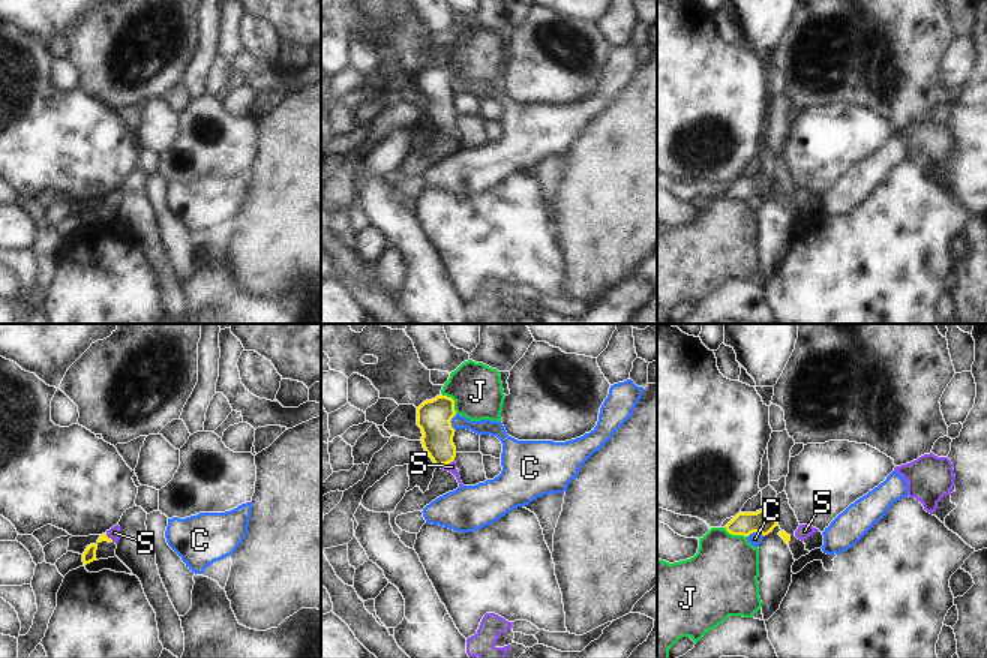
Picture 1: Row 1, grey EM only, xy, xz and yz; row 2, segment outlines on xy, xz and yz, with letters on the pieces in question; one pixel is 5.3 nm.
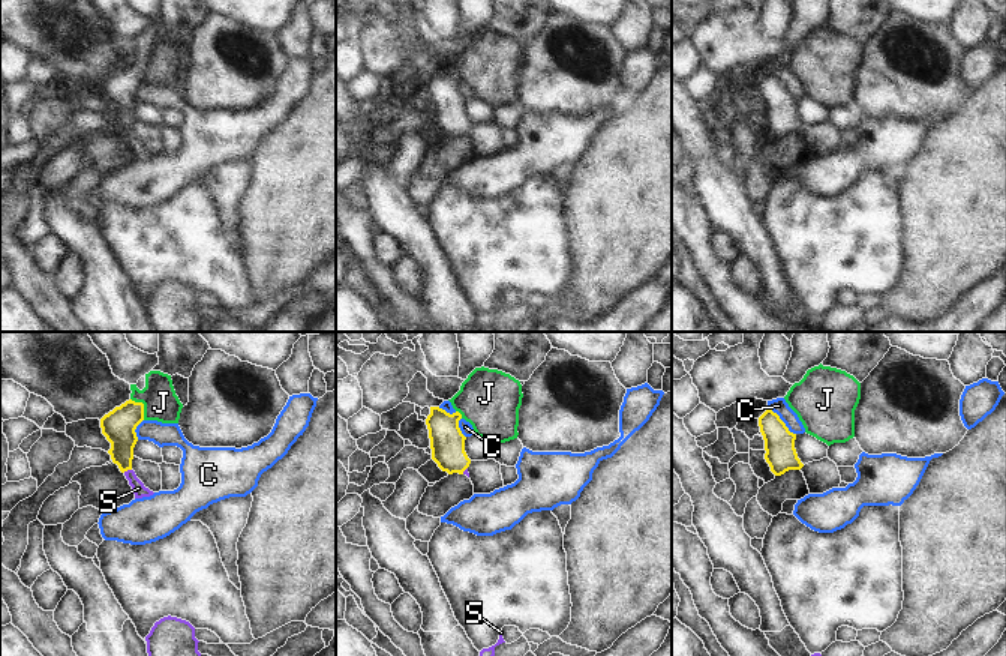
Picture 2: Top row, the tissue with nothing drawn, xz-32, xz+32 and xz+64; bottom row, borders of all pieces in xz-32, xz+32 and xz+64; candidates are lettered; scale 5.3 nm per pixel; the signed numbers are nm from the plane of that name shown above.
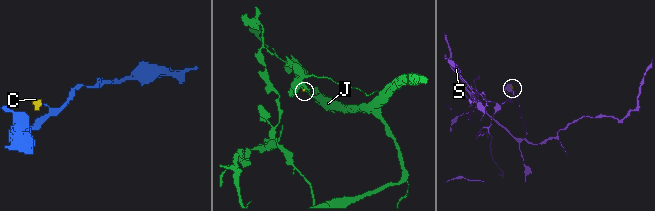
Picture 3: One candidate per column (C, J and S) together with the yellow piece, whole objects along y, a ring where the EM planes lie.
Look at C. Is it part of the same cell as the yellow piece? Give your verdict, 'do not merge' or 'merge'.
do not merge

